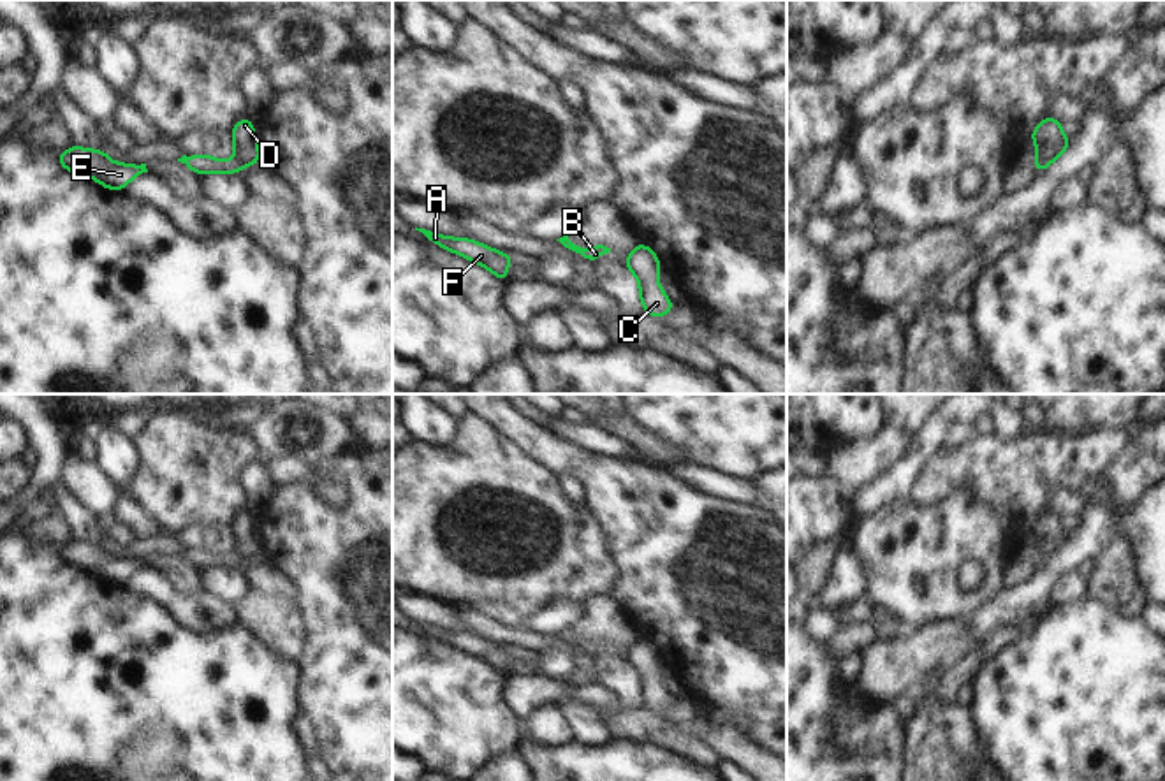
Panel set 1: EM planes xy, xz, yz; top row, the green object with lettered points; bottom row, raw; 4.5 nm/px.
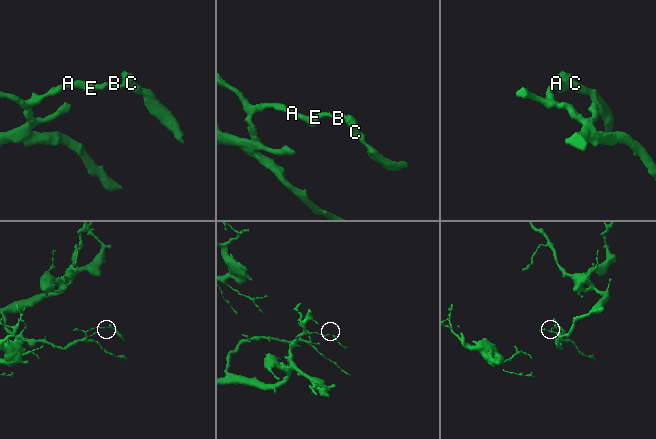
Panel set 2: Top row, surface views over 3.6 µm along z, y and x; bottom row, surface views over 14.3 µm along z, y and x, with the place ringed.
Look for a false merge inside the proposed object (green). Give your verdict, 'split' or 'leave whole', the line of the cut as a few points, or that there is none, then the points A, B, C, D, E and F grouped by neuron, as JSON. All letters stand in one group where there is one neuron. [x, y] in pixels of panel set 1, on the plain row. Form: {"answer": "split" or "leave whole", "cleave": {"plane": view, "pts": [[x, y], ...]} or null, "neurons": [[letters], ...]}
{"answer": "split", "cleave": {"plane": "xy", "pts": [[234, 551], [243, 560]]}, "neurons": [["A", "B", "E", "F"], ["C", "D"]]}

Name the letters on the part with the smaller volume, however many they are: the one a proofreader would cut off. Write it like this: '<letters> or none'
C, D

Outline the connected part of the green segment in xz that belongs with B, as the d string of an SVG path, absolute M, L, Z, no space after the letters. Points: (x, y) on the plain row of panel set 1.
M565 628L563 631L556 633L560 635L565 642L579 647L582 653L595 656L598 651L605 649L611 646L611 642L604 640L604 639L597 639L593 642L581 642L577 639L574 639L568 630Z

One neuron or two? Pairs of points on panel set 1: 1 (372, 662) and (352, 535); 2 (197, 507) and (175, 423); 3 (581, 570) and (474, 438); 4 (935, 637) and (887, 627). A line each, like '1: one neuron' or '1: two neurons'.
1: one neuron
2: one neuron
3: one neuron
4: two neurons

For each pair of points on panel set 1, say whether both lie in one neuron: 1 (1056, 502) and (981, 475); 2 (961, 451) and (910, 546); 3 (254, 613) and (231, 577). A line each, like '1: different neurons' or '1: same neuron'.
1: different neurons
2: different neurons
3: different neurons

